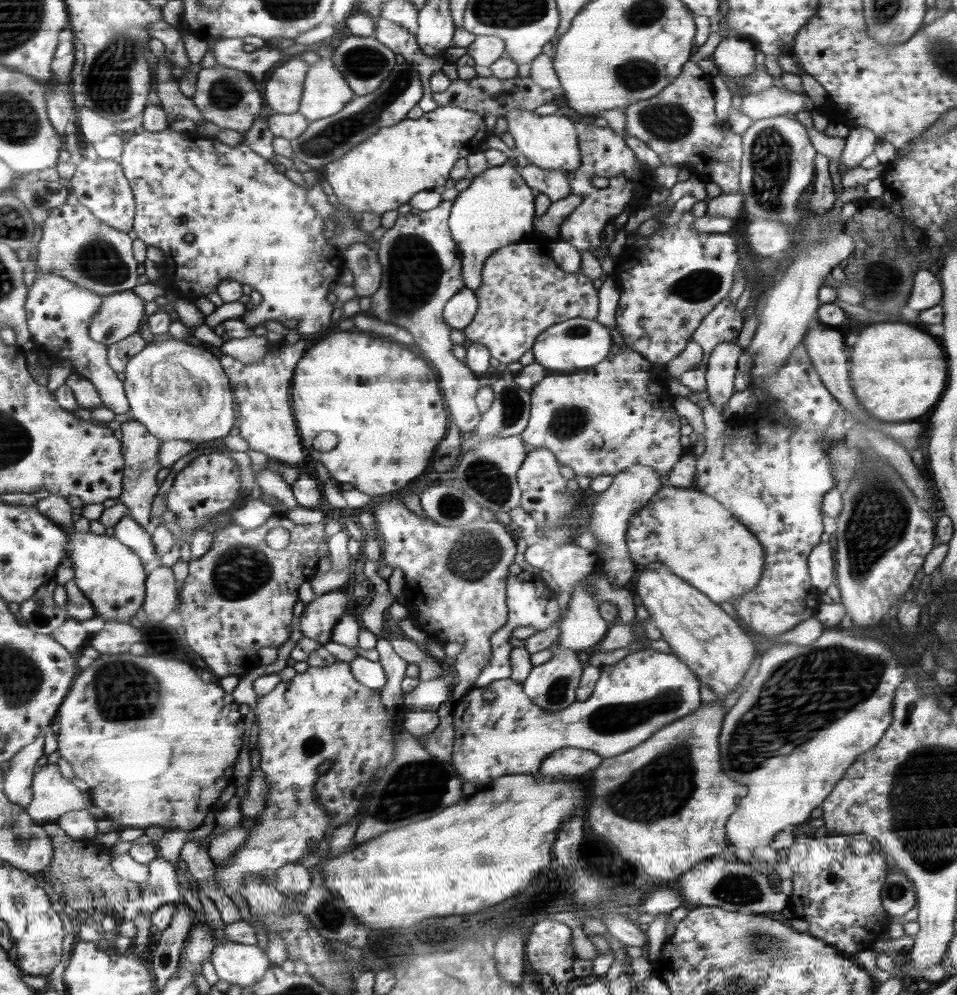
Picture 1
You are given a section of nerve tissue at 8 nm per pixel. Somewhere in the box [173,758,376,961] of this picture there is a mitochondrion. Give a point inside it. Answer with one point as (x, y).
(331, 916)

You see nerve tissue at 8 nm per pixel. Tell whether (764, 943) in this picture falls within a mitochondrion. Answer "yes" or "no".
yes

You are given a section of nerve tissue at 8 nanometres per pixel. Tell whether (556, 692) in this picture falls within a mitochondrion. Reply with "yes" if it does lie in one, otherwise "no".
yes

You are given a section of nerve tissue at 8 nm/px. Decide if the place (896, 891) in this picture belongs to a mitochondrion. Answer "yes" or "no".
yes

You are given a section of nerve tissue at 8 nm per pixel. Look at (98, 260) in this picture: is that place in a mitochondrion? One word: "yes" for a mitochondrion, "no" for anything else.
yes

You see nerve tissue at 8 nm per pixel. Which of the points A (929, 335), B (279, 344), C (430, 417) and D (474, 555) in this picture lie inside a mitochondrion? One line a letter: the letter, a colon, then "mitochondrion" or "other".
A: other
B: other
C: other
D: mitochondrion

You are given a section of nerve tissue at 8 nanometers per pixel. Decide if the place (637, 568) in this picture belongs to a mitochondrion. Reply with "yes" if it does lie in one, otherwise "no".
no

